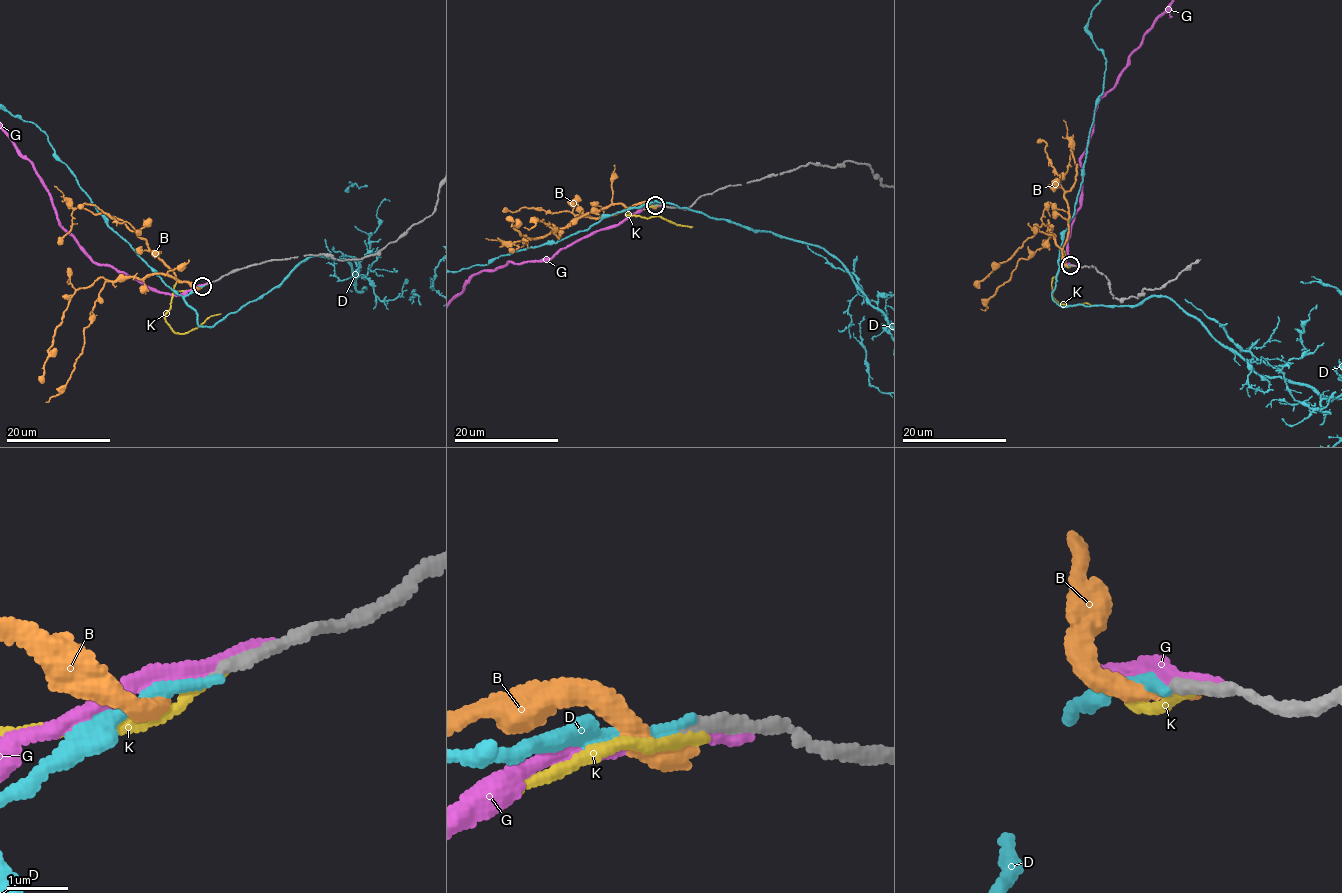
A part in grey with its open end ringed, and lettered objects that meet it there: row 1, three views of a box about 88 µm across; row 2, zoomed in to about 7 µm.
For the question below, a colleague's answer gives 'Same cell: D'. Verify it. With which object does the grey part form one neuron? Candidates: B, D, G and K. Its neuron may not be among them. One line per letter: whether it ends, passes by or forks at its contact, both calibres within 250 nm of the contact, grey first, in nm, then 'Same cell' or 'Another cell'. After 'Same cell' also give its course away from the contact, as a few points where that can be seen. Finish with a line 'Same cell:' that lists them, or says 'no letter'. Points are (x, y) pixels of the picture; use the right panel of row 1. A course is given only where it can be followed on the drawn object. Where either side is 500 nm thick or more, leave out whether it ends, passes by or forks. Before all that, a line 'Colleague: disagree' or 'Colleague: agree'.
Colleague: agree
B: It ends there. Thickness 200 nm (grey) against 320 nm. Another cell
D: It ends there. Thickness 200 nm (grey) against 180 nm. Same cell
G: It ends there. Thickness 240 nm (grey) against 340 nm. Another cell
K: It ends there. Thickness 220 nm (grey) against 200 nm. Another cell
Same cell: D

